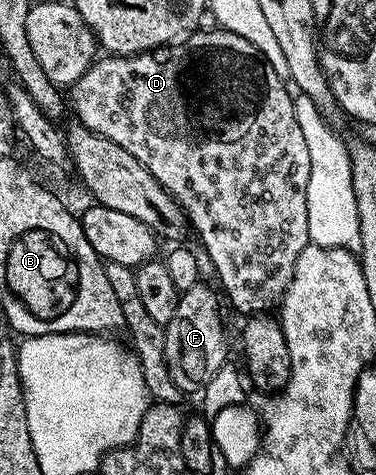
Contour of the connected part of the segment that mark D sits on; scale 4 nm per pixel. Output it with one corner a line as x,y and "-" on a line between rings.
203,29
195,30
193,33
185,36
181,41
164,47
157,47
154,51
142,51
139,55
107,54
105,57
102,57
106,59
99,58
97,61
91,63
89,69
74,82
73,87
69,88
68,99
72,104
72,111
78,114
75,115
77,122
84,124
89,131
96,133
100,137
108,137
108,141
116,141
116,145
120,145
120,149
128,149
128,153
132,153
132,157
136,157
136,161
140,161
140,165
144,165
148,169
148,173
152,173
152,177
156,177
156,181
160,181
160,185
164,185
164,189
168,189
170,196
182,206
182,211
186,214
189,226
192,228
193,234
194,231
198,234
197,242
205,247
208,257
214,266
214,275
216,279
222,282
222,287
226,290
226,295
230,298
231,305
242,314
242,317
264,315
273,312
273,307
275,310
275,308
281,304
284,293
292,281
292,273
296,269
296,261
300,257
300,253
310,243
310,234
308,233
308,177
310,176
308,145
304,141
304,132
300,130
300,121
296,121
294,95
292,94
291,88
284,82
283,76
278,75
276,69
272,69
272,65
268,65
268,61
258,52
256,45
252,45
252,41
244,41
244,37
236,37
236,33
232,33
231,31
221,29
213,29
214,31
202,30

